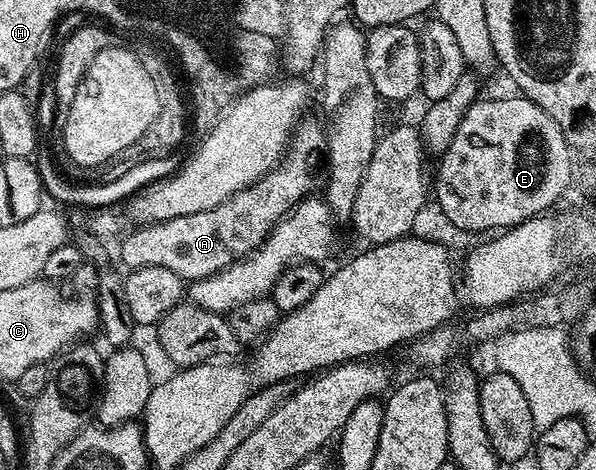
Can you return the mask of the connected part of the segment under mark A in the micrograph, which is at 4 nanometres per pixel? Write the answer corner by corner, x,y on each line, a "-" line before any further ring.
301,122
297,124
296,131
292,133
292,139
288,142
288,150
284,153
280,163
274,165
264,177
258,182
254,182
248,188
242,189
238,194
234,194
230,198
226,198
226,202
222,202
218,206
214,206
214,210
206,210
205,212
199,212
198,214
186,214
182,218
170,218
169,220
163,220
157,224
149,224
147,226
137,227
137,232
132,232
124,241
120,244
120,260
125,264
125,269
131,270
133,268
141,268
142,266
166,266
166,270
174,270
174,274
178,274
181,280
185,282
195,282
197,280
204,280
208,276
213,276
216,272
221,272
222,269
228,268
236,260
242,259
244,256
251,256
252,251
260,245
272,233
272,228
275,226
283,216
286,215
295,204
299,204
301,200
313,195
317,191
316,179
321,179
322,176
322,153
326,148
326,132
323,127
320,128
316,124
307,124
307,122

